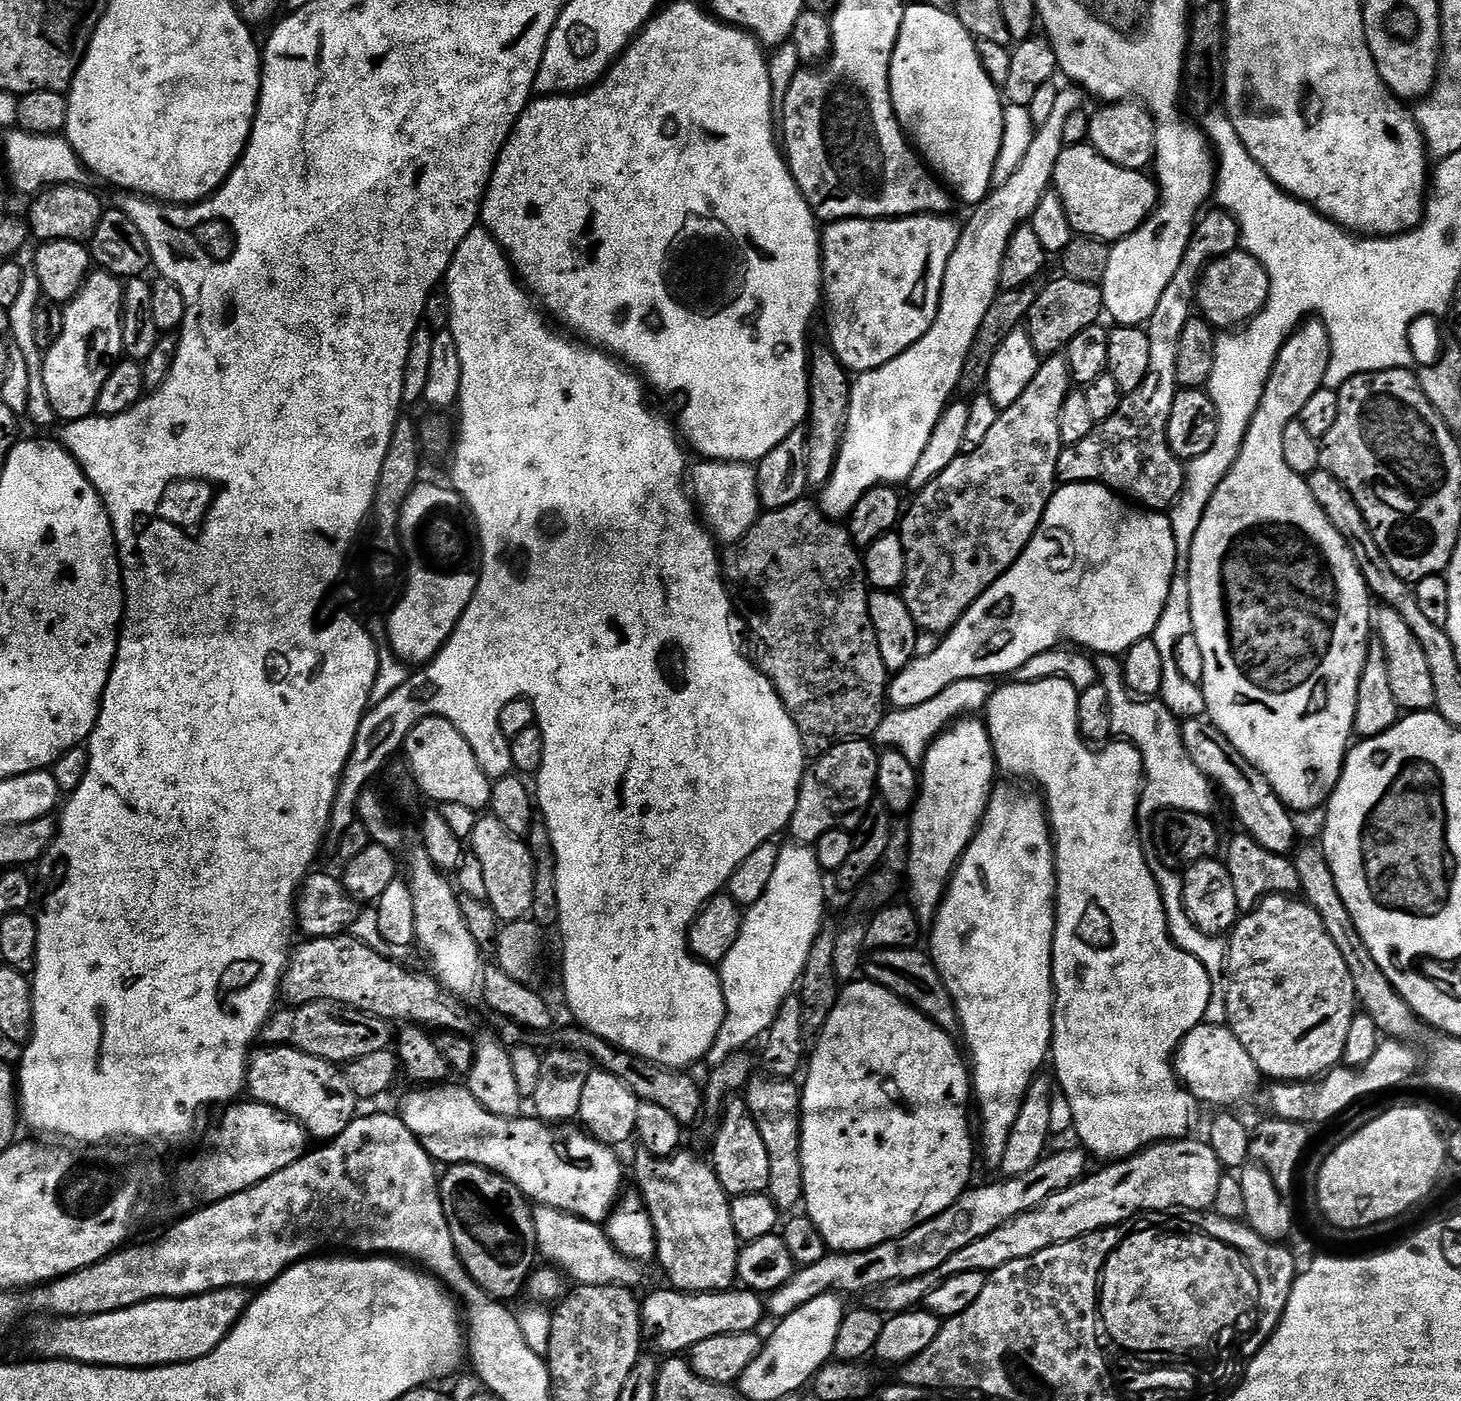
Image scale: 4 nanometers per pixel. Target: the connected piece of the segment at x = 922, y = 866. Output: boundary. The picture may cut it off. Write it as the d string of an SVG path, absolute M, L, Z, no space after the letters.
M961 718L945 728L929 746L918 772L919 796L911 808L912 821L908 824L908 892L912 895L910 903L916 909L916 915L924 922L935 917L957 862L980 828L980 819L984 817L988 799L992 797L992 789L998 780L998 765L987 723L976 719L980 718Z

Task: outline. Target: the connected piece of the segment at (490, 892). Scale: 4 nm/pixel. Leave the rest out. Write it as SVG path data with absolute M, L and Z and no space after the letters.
M484 814L477 819L470 837L470 852L482 866L485 877L487 901L491 904L498 920L512 923L531 913L535 875L535 860L531 847L524 845L521 837L510 834L498 818Z

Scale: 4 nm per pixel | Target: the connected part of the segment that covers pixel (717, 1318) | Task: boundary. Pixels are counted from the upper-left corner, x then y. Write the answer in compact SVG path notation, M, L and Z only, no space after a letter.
M729 1290L727 1292L652 1292L643 1297L640 1318L642 1332L657 1348L657 1353L684 1354L705 1338L718 1334L742 1334L756 1332L759 1324L766 1320L766 1304L761 1293L751 1290Z

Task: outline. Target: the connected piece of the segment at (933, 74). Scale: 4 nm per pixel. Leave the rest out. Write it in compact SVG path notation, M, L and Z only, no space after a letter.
M926 2L909 3L904 9L902 30L890 66L892 112L904 129L905 136L914 141L914 148L925 165L967 206L981 204L993 191L994 164L1002 150L1003 112L1006 104L1001 89L982 70L978 62L976 41L952 12L938 10Z

